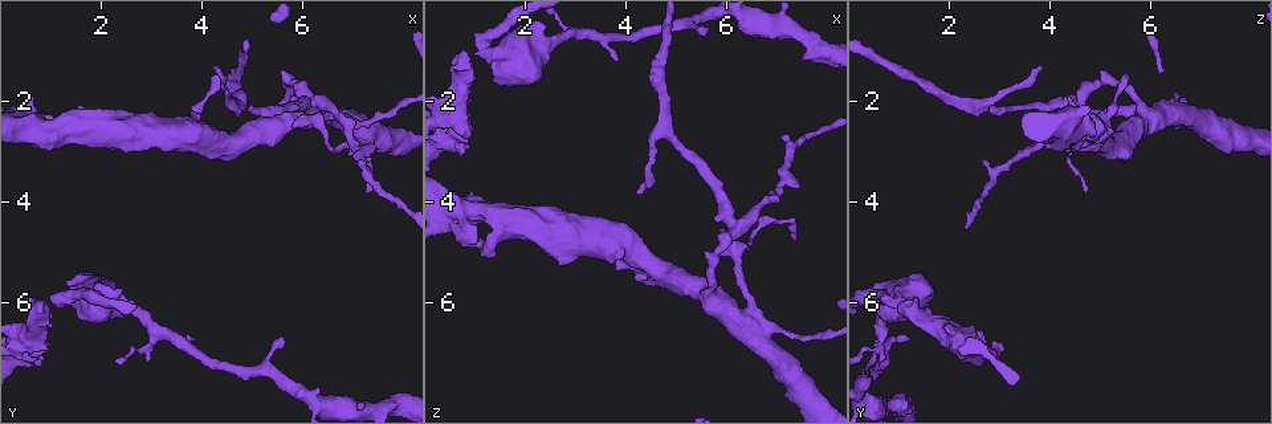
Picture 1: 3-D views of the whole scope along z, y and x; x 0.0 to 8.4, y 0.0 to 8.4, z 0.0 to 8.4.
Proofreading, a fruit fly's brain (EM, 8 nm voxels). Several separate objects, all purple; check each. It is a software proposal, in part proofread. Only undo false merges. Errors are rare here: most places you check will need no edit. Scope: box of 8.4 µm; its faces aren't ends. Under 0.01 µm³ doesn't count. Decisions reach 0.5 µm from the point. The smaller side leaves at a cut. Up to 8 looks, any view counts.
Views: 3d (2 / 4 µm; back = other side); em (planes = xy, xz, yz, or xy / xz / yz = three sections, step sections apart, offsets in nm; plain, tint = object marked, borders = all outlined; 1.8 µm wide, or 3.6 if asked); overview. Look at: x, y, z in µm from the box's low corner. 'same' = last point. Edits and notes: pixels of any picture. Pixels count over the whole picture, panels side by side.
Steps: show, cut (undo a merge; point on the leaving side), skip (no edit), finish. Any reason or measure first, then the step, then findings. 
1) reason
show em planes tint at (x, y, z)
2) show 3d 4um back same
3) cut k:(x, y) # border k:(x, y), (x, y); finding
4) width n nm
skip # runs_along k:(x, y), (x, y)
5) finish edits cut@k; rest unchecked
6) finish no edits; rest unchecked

four or more arms meet
show 3d 4um at (6.15, 2.10, 4.65)

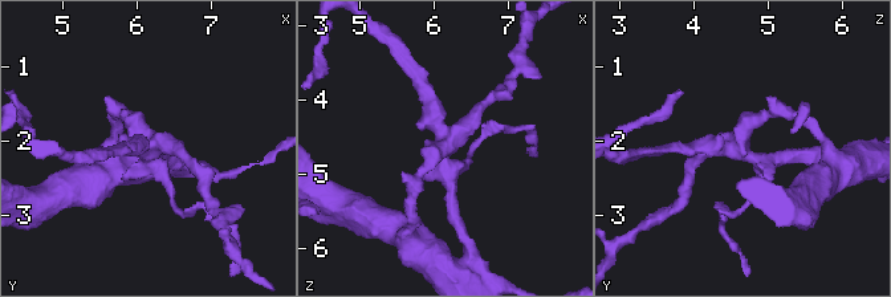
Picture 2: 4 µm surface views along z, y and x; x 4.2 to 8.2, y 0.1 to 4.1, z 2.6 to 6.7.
arms 4
show em planes tint at (6.15, 2.15, 4.65)

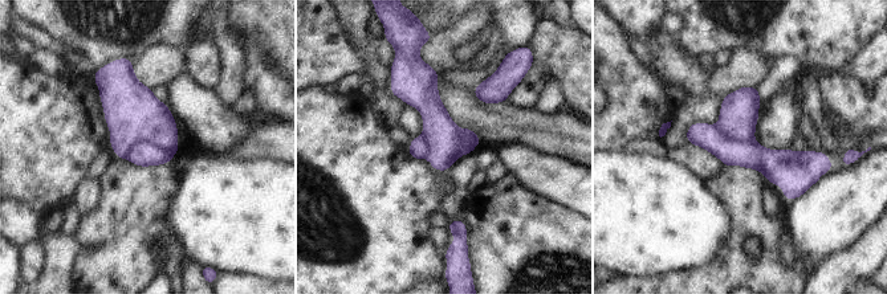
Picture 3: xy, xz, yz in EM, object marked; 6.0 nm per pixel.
cut 3:(145, 154) # a second neuron is stuck on

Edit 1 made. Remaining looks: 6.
show overview

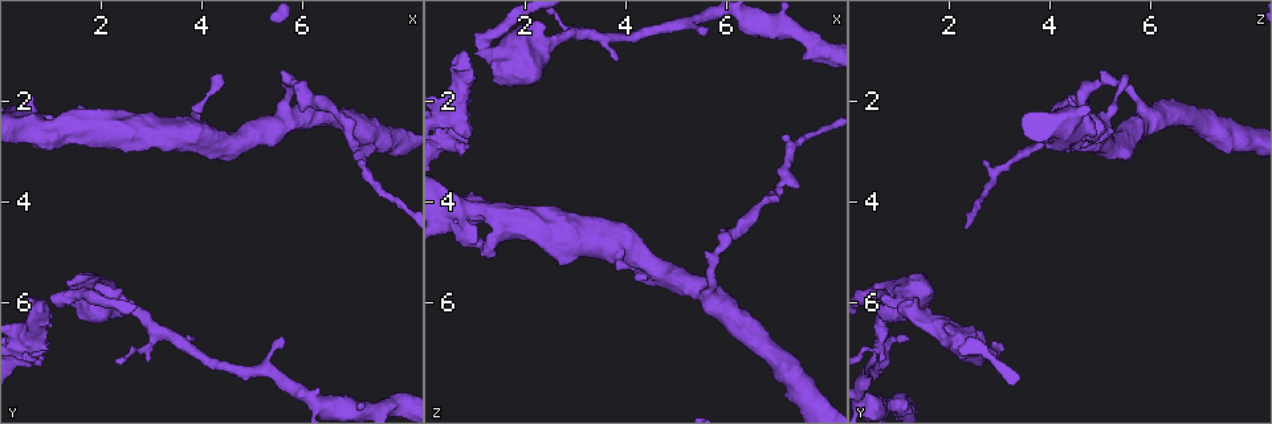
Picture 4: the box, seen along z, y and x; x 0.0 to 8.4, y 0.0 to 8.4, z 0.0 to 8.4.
abrupt turn
show em 3.6um planes tint at (1.50, 2.45, 4.20)

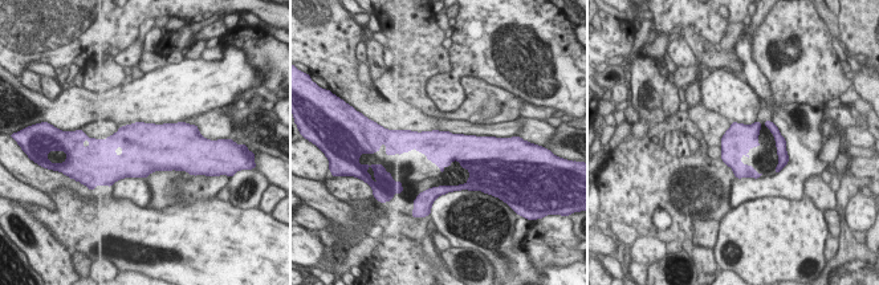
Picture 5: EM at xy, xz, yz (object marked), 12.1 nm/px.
skip # all the same neuron

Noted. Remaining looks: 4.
abrupt turn
show em planes tint at (0.70, 6.60, 2.40)

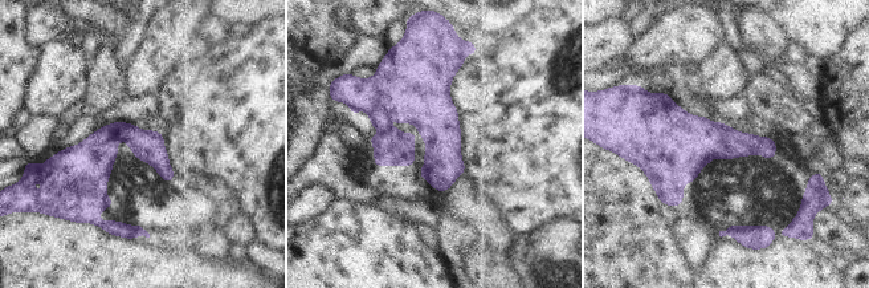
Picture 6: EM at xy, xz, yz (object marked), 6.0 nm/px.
skip # continuous, no second neuron

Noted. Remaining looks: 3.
arms part here
show 3d 2um at (3.05, 6.55, 0.70)

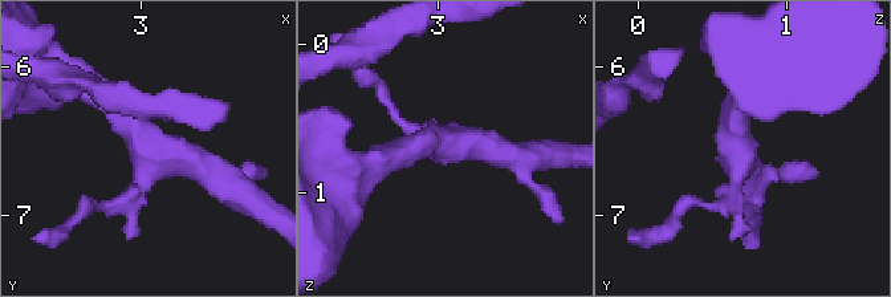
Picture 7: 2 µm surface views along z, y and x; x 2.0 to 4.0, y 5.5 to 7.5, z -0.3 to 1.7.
now the EM
show em planes borders at (3.10, 6.60, 0.72)

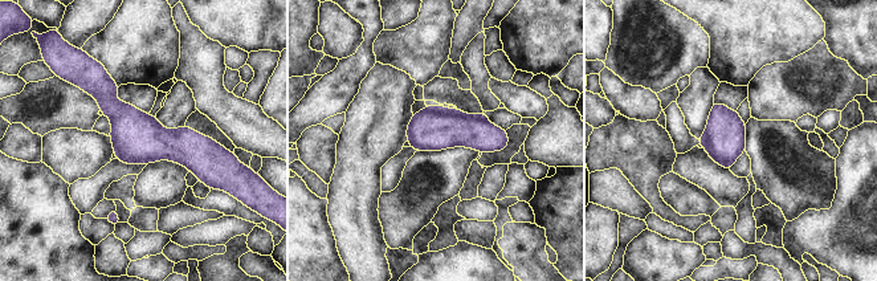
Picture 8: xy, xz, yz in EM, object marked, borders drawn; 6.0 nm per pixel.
skip # runs_along 8:(82, 84), (149, 142), (217, 153); all the same neuron

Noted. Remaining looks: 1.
finish edits cut@3; rest unchecked

